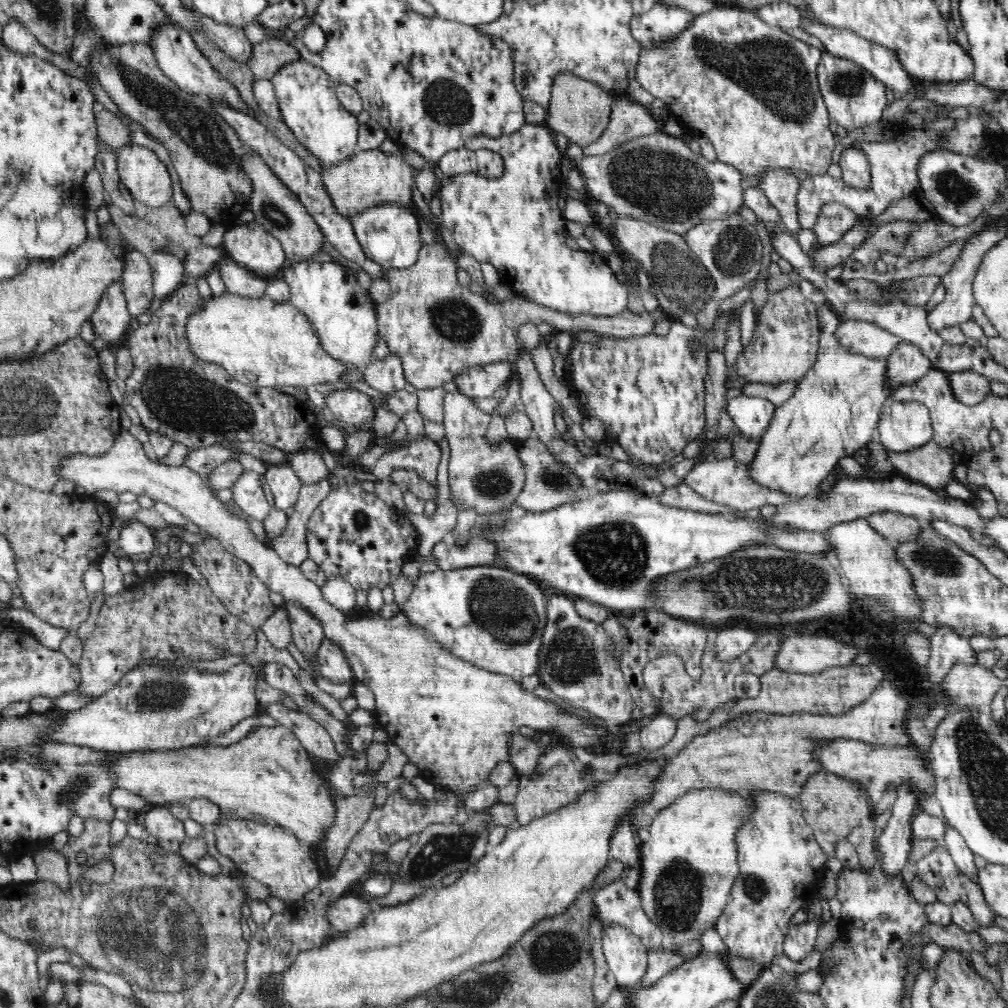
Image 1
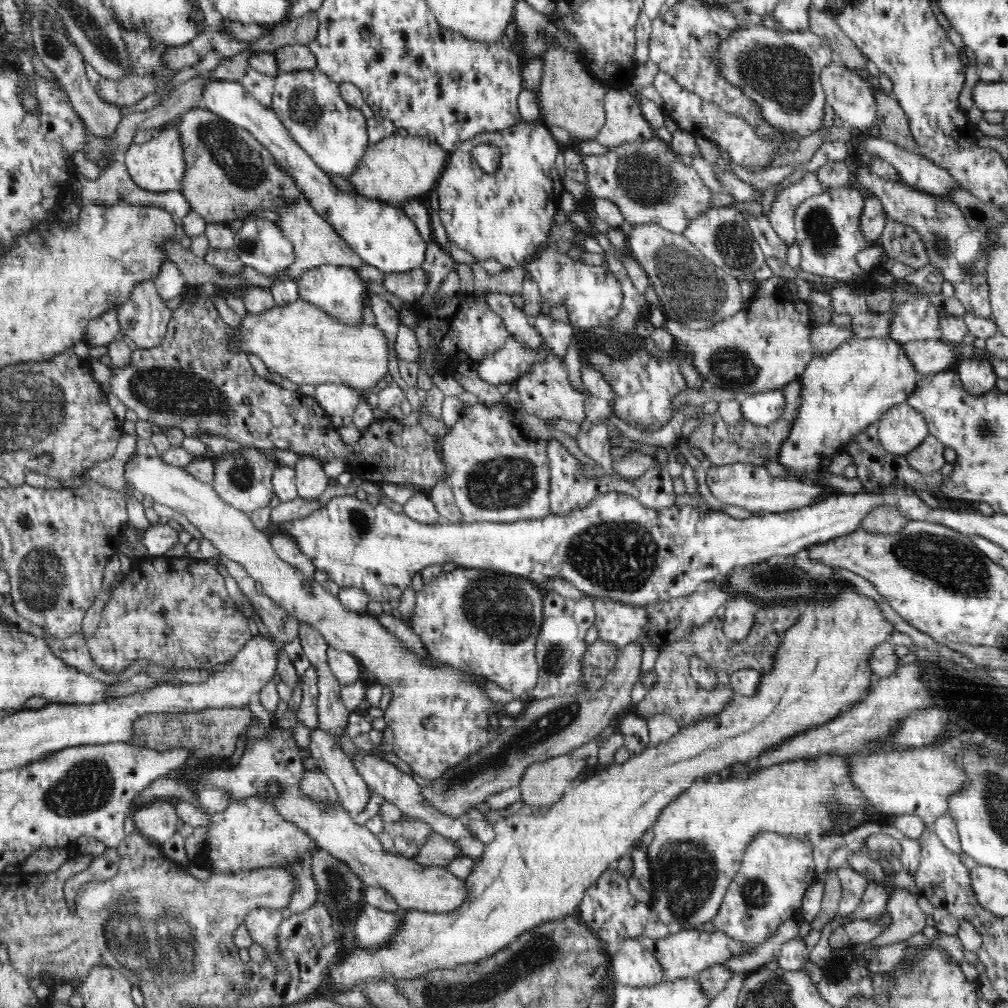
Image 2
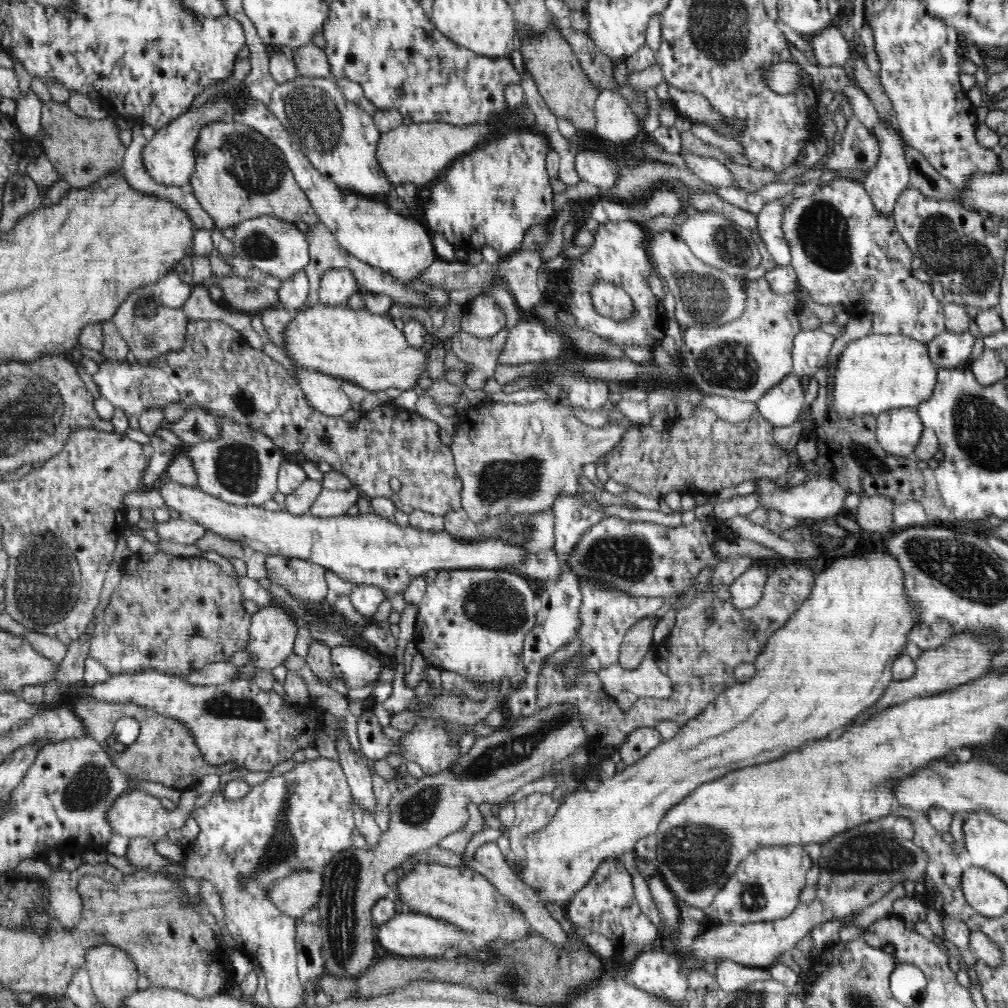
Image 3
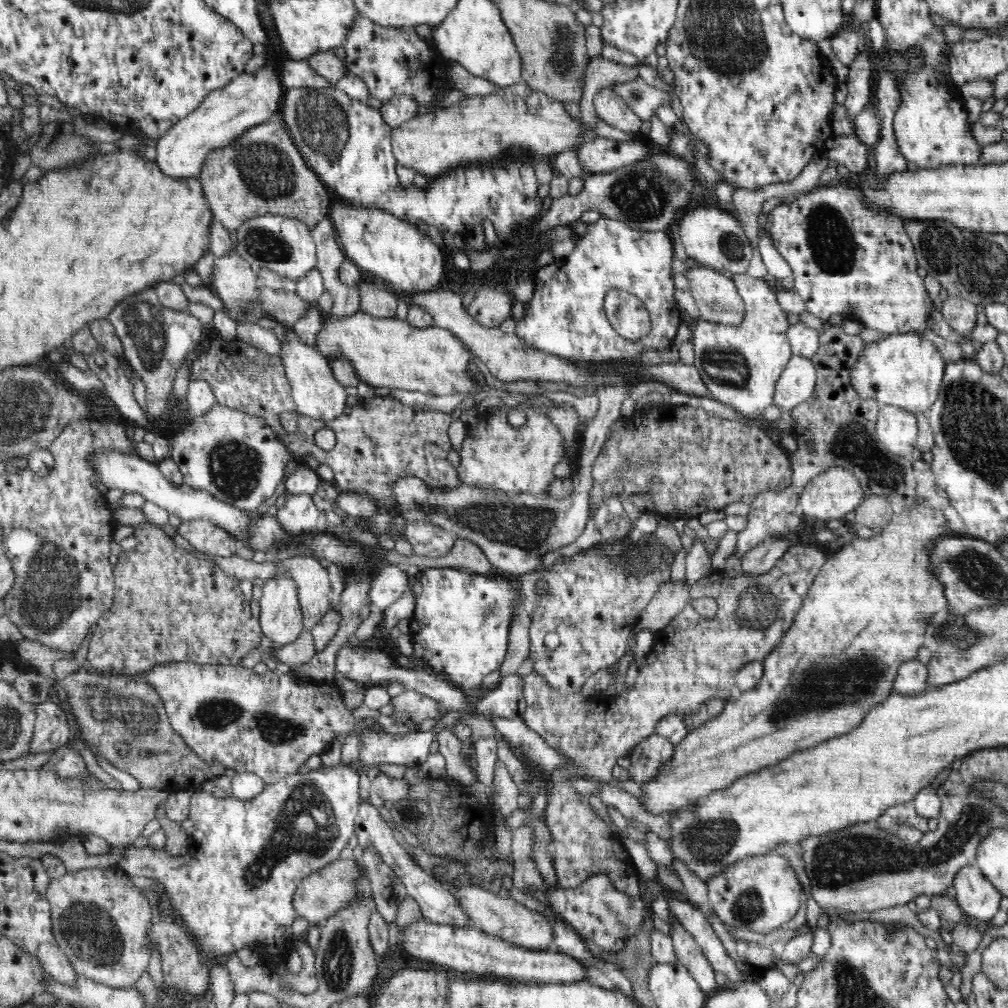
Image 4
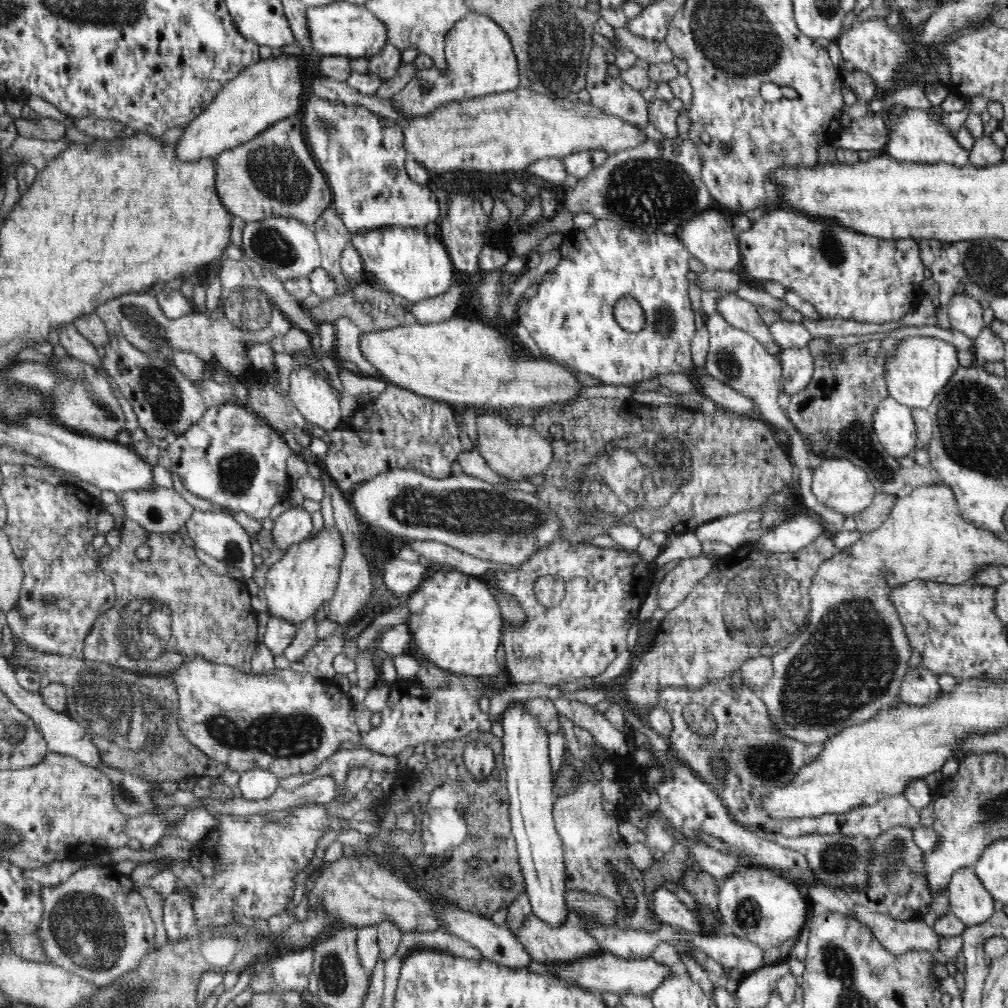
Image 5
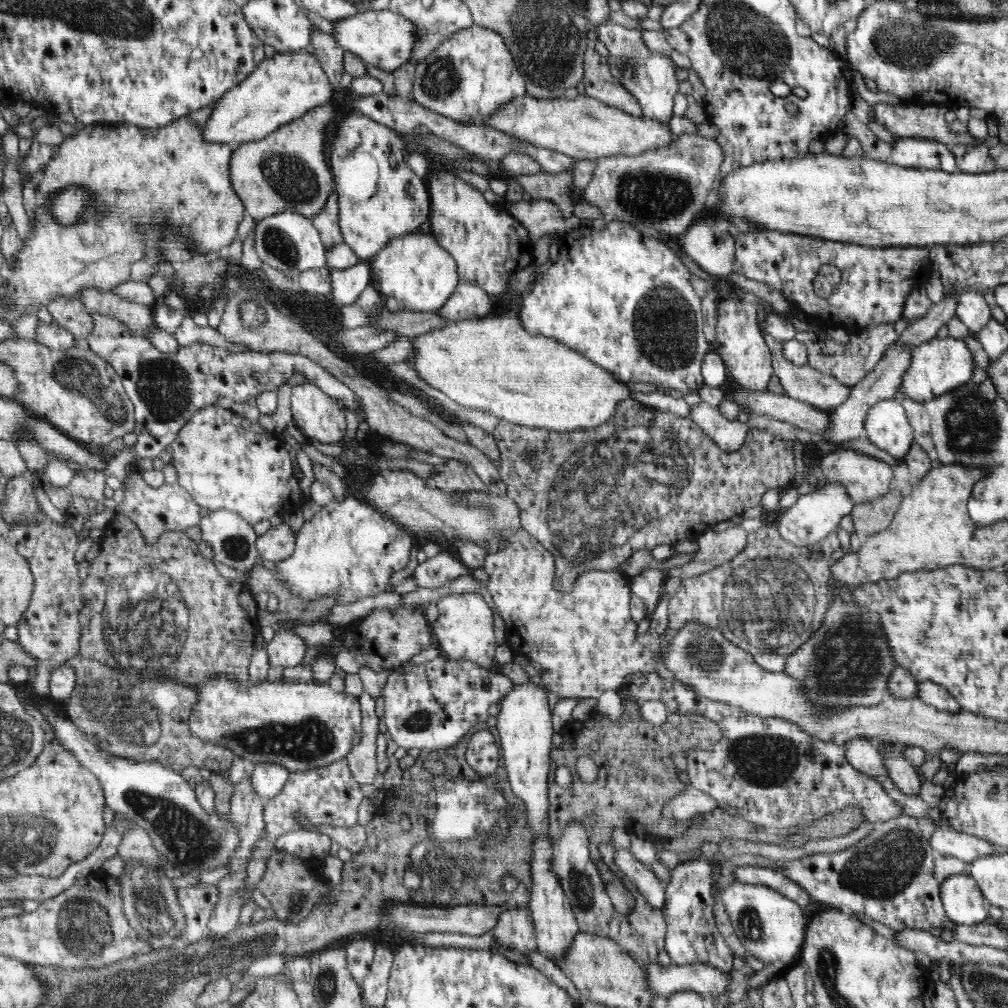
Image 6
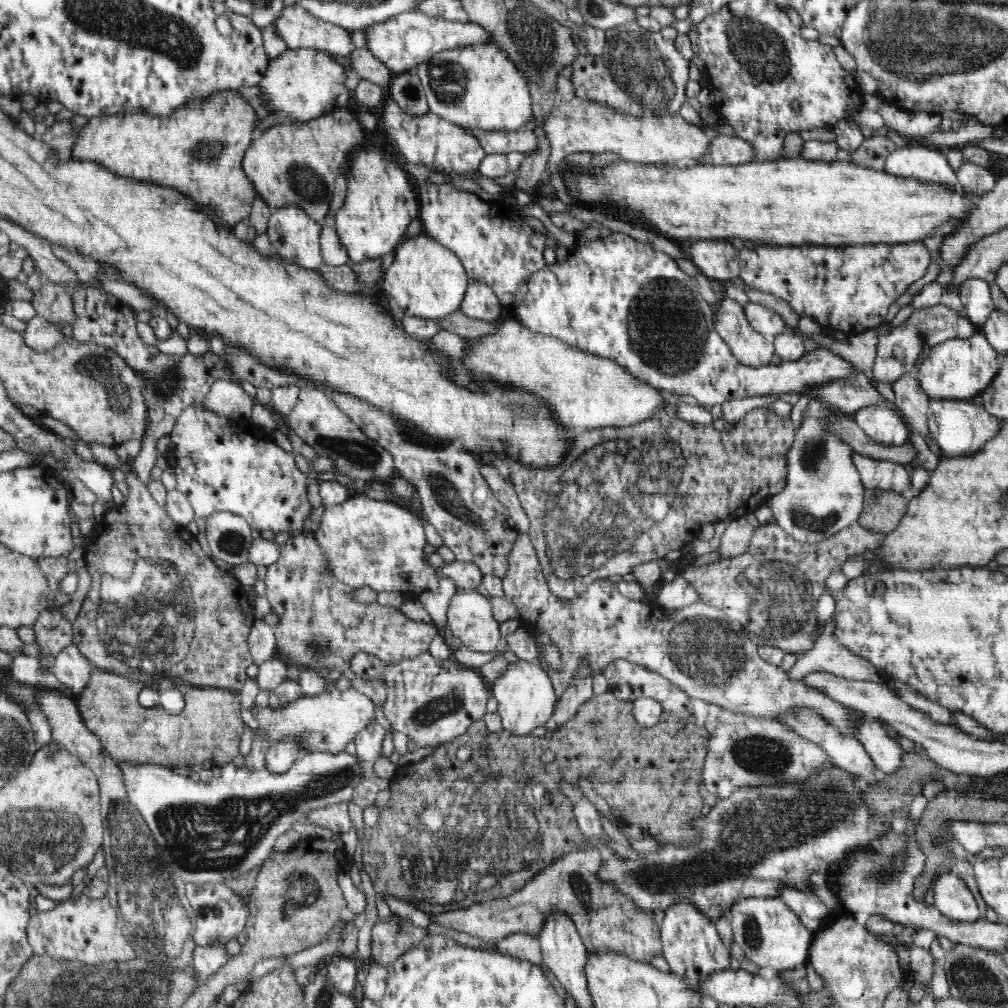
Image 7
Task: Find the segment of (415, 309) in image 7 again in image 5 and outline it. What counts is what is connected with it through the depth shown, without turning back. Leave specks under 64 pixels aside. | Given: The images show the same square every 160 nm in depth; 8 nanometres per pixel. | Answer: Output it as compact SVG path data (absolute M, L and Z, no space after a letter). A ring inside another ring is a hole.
M386 226L352 233L350 243L362 257L364 272L370 272L374 285L402 296L414 304L445 294L454 284L452 259L438 237L430 238L423 228Z

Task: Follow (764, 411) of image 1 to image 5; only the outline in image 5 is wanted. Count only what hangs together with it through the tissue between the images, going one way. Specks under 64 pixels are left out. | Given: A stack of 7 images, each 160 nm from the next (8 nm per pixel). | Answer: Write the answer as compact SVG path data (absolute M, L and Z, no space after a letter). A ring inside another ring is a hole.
M809 347L786 348L781 352L781 378L783 390L791 397L810 384L814 374L814 359Z

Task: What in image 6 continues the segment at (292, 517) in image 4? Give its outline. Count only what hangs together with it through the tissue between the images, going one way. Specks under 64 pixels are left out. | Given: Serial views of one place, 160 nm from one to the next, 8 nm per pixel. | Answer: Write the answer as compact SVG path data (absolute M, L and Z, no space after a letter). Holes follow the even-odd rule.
M281 523L271 527L266 533L257 537L256 550L259 560L280 562L286 560L294 550L296 535L290 525Z

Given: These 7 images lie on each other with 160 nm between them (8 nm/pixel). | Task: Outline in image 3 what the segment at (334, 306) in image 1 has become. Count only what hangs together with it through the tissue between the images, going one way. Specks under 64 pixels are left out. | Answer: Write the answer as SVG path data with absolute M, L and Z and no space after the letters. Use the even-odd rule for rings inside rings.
M330 269L320 280L319 302L328 306L345 306L348 298L358 291L358 283L350 269Z

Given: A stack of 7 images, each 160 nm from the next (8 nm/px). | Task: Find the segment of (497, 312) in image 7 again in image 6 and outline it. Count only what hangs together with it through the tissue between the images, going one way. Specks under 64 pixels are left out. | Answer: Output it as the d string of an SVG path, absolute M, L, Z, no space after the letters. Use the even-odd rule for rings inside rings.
M460 281L458 286L456 286L456 290L454 290L454 294L448 297L448 300L436 313L439 313L442 318L447 318L447 320L453 323L454 321L461 320L483 319L492 309L492 297L482 290L480 286Z

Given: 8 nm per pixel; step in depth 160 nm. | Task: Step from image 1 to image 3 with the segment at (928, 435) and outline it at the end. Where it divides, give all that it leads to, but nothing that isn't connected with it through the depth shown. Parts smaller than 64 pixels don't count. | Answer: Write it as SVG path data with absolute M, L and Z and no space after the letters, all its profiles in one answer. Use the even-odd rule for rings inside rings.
M899 408L887 410L877 416L875 433L880 446L889 455L913 457L923 429L916 408Z

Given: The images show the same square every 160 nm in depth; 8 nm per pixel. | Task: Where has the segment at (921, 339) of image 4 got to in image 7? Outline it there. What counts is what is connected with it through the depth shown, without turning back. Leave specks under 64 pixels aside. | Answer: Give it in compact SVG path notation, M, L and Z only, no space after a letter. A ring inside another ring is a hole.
M978 331L970 338L950 339L934 346L924 355L920 368L915 370L922 390L931 400L971 399L975 394L982 394L996 376L1000 358L1000 353Z

